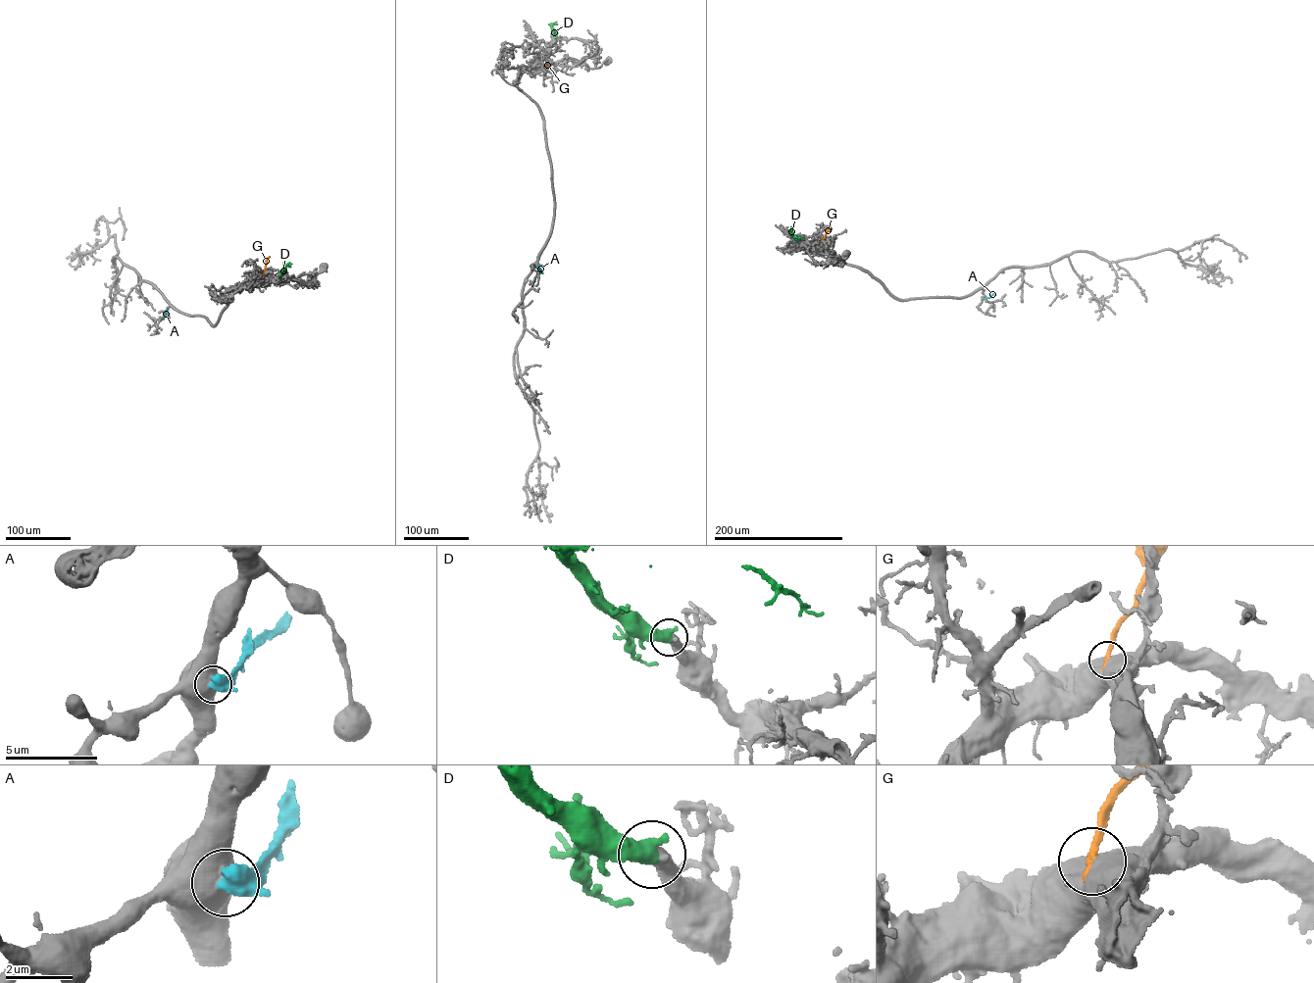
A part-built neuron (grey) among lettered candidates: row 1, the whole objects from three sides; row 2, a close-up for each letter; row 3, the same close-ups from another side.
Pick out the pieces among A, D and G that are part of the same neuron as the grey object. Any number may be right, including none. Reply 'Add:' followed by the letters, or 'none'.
Add: D

